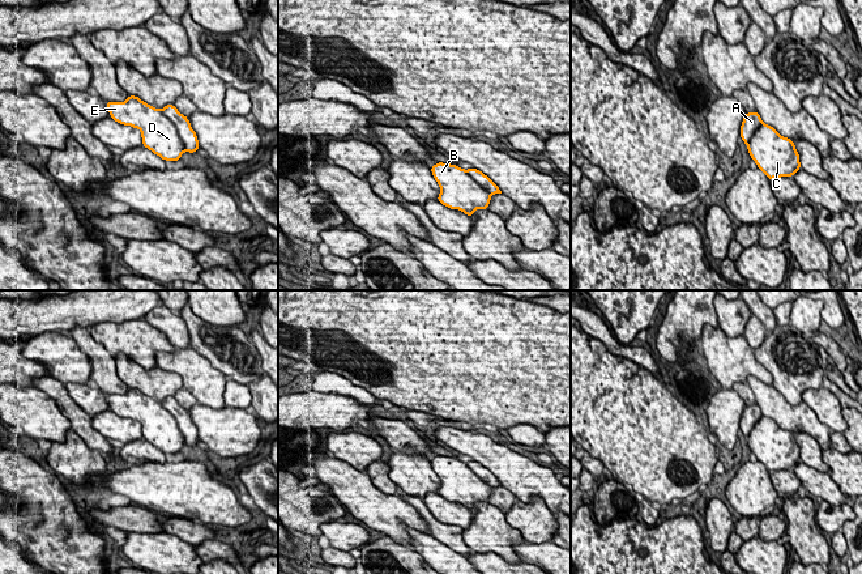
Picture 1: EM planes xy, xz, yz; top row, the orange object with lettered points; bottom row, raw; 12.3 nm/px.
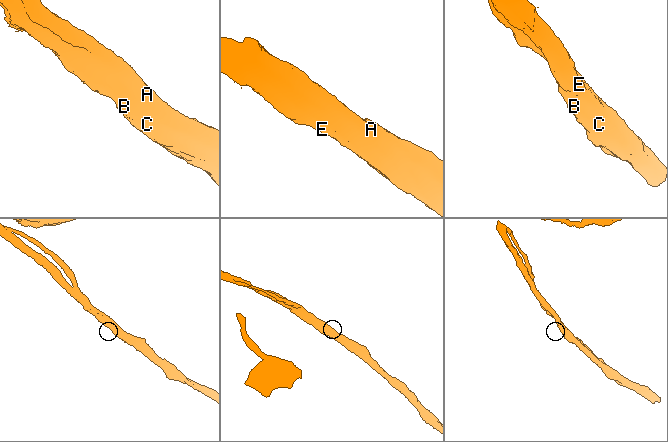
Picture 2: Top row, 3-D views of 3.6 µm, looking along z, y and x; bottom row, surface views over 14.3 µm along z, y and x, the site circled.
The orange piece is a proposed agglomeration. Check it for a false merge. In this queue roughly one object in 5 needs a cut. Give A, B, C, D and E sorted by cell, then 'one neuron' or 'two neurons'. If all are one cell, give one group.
A B C D E; one neuron

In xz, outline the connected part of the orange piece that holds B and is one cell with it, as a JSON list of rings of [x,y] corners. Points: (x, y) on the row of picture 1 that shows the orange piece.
[[[438,162],[431,167],[431,173],[440,186],[438,201],[469,217],[475,209],[488,209],[491,196],[502,194],[487,175],[474,167],[464,170],[456,165]]]

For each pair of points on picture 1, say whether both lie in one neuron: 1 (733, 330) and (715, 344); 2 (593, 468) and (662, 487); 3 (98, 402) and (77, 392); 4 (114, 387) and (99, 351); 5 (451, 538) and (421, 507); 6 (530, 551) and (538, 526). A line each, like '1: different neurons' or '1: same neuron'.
1: different neurons
2: different neurons
3: same neuron
4: same neuron
5: same neuron
6: different neurons

